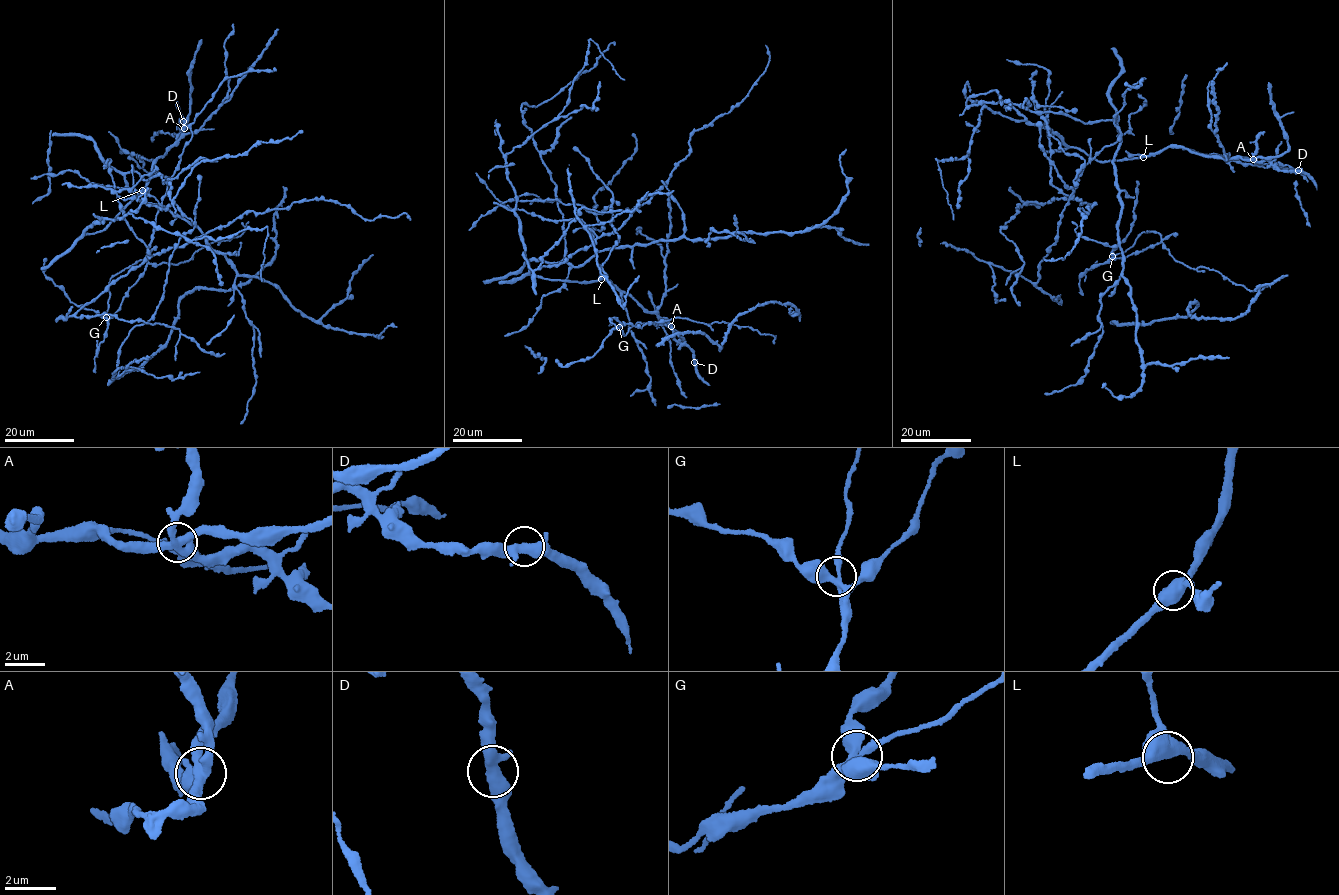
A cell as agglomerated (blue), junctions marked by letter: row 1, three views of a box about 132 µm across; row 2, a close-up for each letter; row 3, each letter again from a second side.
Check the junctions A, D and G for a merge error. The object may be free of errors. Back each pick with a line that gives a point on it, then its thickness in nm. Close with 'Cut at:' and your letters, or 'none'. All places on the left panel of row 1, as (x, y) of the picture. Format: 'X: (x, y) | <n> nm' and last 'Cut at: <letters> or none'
Cut at: none

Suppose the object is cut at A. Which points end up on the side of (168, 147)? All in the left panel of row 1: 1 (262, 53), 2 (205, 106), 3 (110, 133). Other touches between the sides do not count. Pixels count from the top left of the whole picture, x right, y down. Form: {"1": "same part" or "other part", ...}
{"1": "same part", "2": "other part", "3": "same part"}

